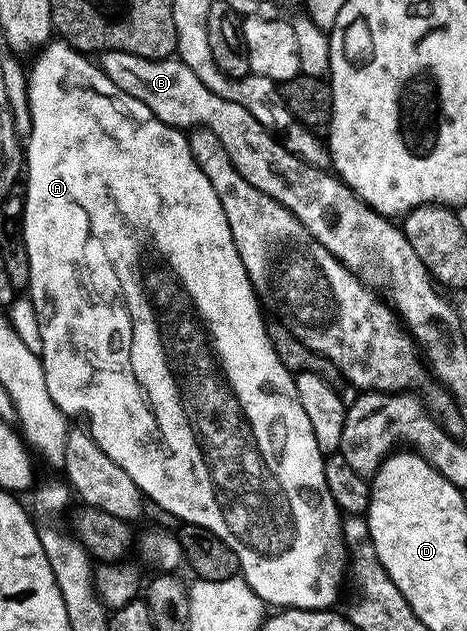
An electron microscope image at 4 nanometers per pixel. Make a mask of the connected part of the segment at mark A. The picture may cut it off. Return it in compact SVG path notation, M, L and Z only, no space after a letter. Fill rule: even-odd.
M53 40L48 43L36 55L37 63L33 66L33 71L30 69L27 74L27 99L29 98L29 146L24 147L23 150L23 166L27 171L27 178L29 174L29 183L23 187L23 193L25 196L25 212L23 215L23 223L25 222L25 235L23 235L23 241L25 247L27 248L27 256L29 257L29 284L27 287L28 297L33 299L33 307L37 313L37 319L39 320L39 332L41 333L41 348L39 352L57 352L57 354L39 354L41 364L45 367L45 379L48 382L48 391L51 392L52 399L55 400L55 404L59 407L62 412L70 412L69 410L85 410L85 414L89 417L89 423L87 423L87 429L90 434L93 435L94 440L103 448L103 452L107 452L107 456L111 456L111 460L115 460L115 464L119 468L123 468L123 472L127 472L127 476L131 476L133 483L137 485L140 484L141 480L149 480L149 474L155 476L155 472L161 472L167 470L165 466L165 460L171 458L171 448L169 448L169 438L165 436L165 428L161 426L161 418L159 418L159 412L157 408L161 408L161 404L155 402L155 398L151 396L151 390L149 390L149 384L147 380L143 378L143 364L137 364L137 360L157 360L157 372L165 376L165 384L171 386L171 392L175 394L175 402L177 402L177 408L179 412L183 414L183 420L185 420L185 428L187 428L187 442L191 442L191 446L195 448L195 456L199 458L199 470L201 470L201 480L199 480L199 488L201 494L207 494L207 496L201 496L201 498L211 498L211 504L215 504L217 508L217 514L219 514L219 524L221 528L215 531L215 536L219 536L219 540L223 540L231 548L231 552L235 552L235 556L239 556L239 564L241 565L239 574L240 577L245 579L245 583L250 586L254 592L261 598L262 602L268 604L273 608L292 608L294 611L300 612L302 610L328 610L330 608L336 607L337 597L341 594L341 585L346 585L347 582L347 541L345 539L345 527L343 525L343 515L341 509L335 504L335 500L331 496L331 492L327 488L327 476L325 475L325 460L326 455L322 454L319 444L315 444L315 432L311 432L311 420L307 420L307 412L303 412L303 404L299 404L297 399L297 384L294 375L290 374L287 368L283 368L283 364L279 364L279 356L275 356L275 348L271 344L269 339L269 334L267 331L267 322L264 322L261 314L263 315L263 306L259 301L256 292L253 290L253 285L251 280L247 276L247 272L243 268L243 260L239 256L239 252L235 248L235 240L231 236L231 228L227 224L227 216L223 212L223 204L219 204L219 196L215 196L215 188L211 188L211 180L207 180L207 176L199 168L199 164L193 159L193 154L189 151L189 139L178 127L169 126L166 122L159 121L158 118L153 117L151 108L147 108L147 104L143 104L139 100L135 100L135 96L131 96L127 92L123 92L119 87L114 86L112 80L109 79L109 75L101 69L100 65L96 61L88 62L86 55L82 51L73 49L72 46L67 42L62 42L60 40ZM85 306L91 306L93 314L93 320L99 322L97 326L93 326L87 334L87 338L75 338L71 336L71 354L69 354L69 360L65 360L65 352L67 350L61 350L61 346L65 346L65 340L63 336L67 334L67 328L73 326L75 322L75 314L77 312L83 312L87 314L83 308Z

